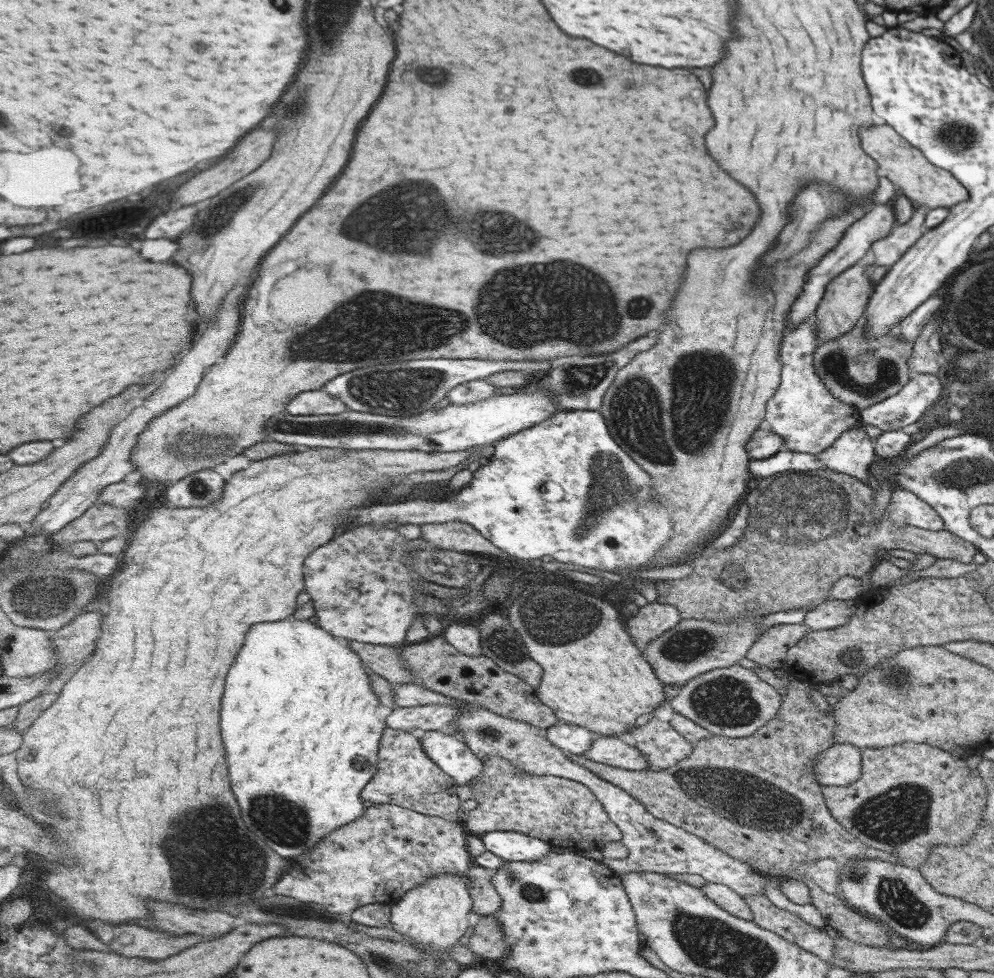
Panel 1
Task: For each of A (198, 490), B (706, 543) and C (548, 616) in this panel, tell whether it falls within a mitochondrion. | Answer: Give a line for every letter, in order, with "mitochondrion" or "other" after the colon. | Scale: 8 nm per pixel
A: mitochondrion
B: other
C: mitochondrion

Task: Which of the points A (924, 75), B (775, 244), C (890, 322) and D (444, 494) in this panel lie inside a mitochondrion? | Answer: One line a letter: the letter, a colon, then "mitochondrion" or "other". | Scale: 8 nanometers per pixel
A: other
B: other
C: other
D: other

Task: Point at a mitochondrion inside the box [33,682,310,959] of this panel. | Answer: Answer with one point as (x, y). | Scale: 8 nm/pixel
(230, 864)

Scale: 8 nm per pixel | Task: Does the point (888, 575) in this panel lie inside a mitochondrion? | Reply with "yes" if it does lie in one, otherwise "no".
no

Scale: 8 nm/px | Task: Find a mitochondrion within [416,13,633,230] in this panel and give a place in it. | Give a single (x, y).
(588, 77)

